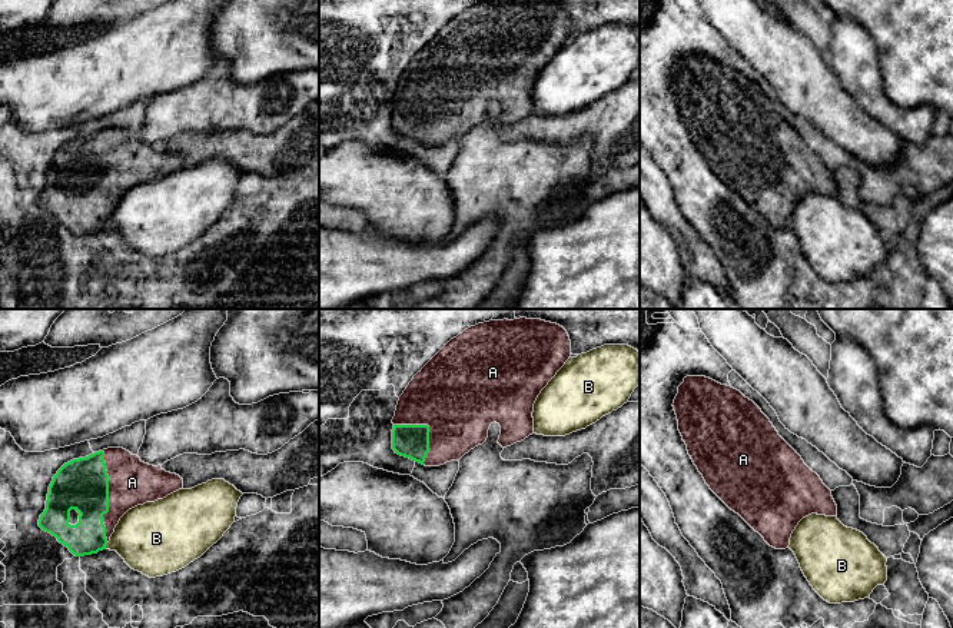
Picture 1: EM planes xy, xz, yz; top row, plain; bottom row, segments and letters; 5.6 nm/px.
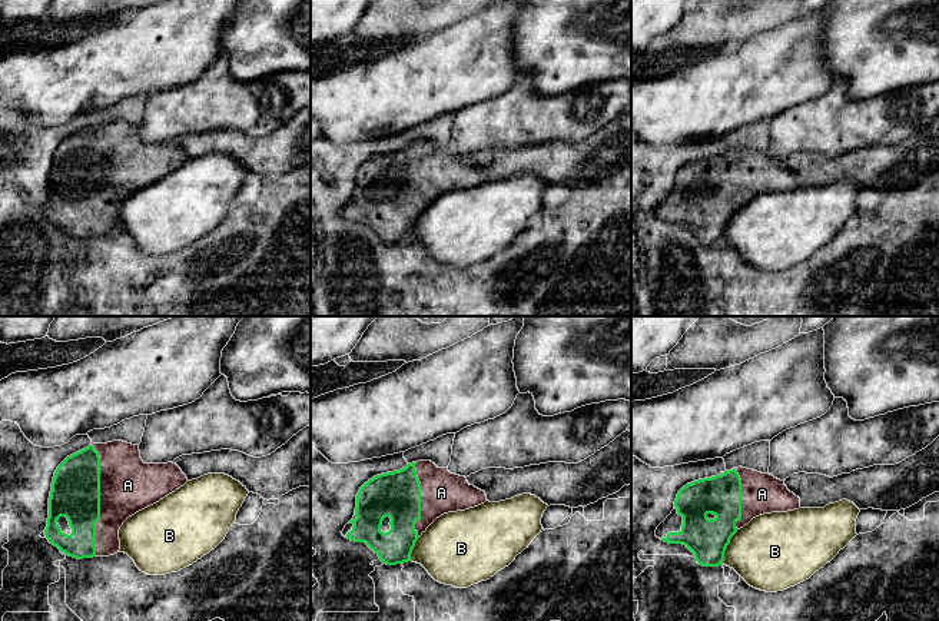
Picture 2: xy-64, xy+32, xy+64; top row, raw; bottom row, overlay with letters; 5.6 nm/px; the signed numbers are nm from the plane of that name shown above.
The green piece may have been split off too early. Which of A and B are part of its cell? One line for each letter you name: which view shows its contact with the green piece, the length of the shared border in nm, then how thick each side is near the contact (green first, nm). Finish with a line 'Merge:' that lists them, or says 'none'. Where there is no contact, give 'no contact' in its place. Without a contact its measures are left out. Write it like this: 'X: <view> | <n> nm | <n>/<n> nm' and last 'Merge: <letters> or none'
A: xy | 500 nm | 300/260 nm
Merge: A

